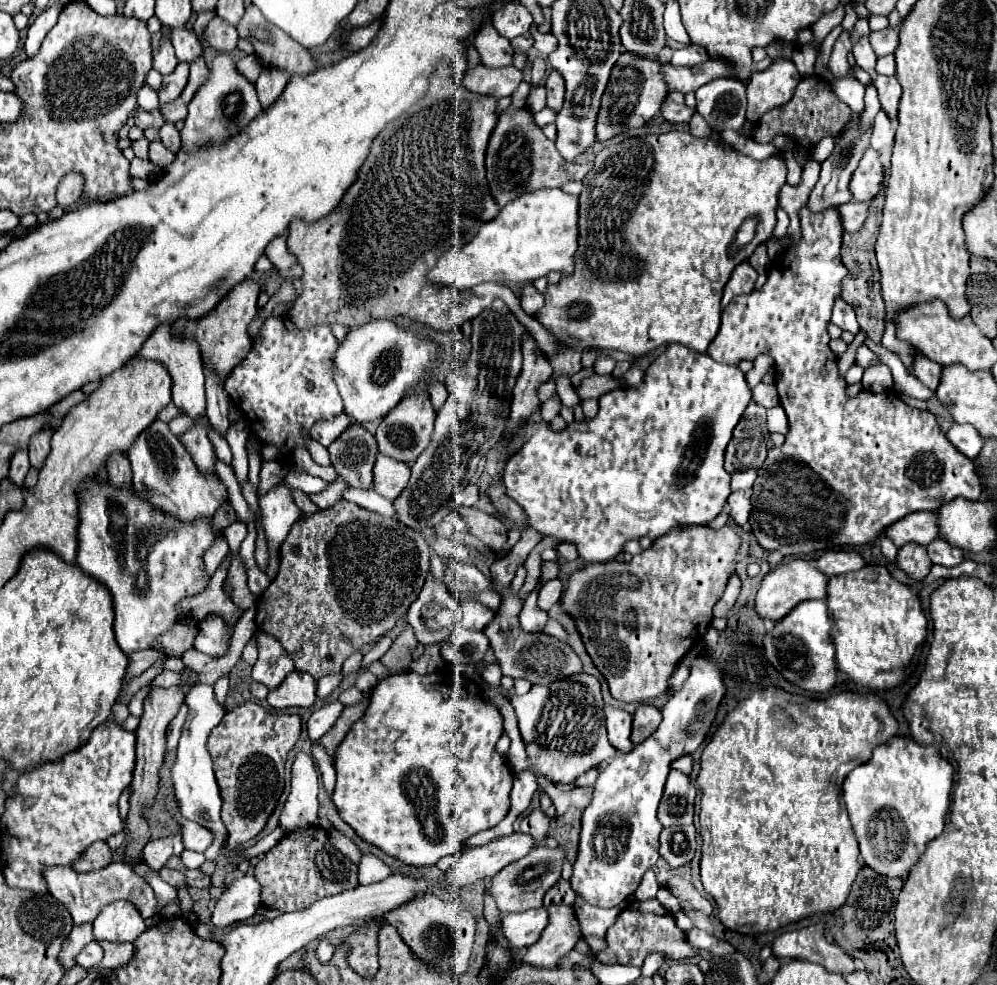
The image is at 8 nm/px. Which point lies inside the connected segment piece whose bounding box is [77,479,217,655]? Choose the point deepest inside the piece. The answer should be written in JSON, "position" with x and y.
{"position":[148,562]}

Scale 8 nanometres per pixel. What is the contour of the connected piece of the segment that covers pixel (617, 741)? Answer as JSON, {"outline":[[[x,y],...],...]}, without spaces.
{"outline":[[[605,707],[605,723],[607,723],[607,739],[609,743],[621,751],[621,753],[629,753],[633,749],[631,743],[631,715],[623,709],[615,709],[615,707]]]}

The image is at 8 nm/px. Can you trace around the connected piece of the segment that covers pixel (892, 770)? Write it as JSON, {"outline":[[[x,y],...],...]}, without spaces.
{"outline":[[[893,737],[873,749],[867,763],[847,773],[843,799],[867,867],[885,877],[907,879],[931,839],[941,835],[951,805],[953,765],[935,747],[917,745],[911,737]]]}

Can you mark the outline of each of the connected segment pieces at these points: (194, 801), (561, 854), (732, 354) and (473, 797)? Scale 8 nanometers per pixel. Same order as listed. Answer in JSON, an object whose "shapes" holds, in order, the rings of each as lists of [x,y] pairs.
{"shapes":[[[[197,683],[189,689],[187,697],[185,697],[185,705],[189,707],[189,715],[187,721],[183,725],[183,735],[179,739],[179,747],[177,747],[177,763],[171,769],[171,779],[175,785],[175,795],[179,799],[181,805],[181,815],[197,821],[201,825],[205,825],[207,829],[211,829],[215,833],[215,841],[213,845],[205,851],[205,859],[215,861],[219,859],[221,853],[221,845],[227,837],[227,829],[221,821],[221,797],[219,797],[219,787],[217,781],[213,777],[213,763],[211,757],[207,753],[207,737],[211,733],[211,729],[223,719],[225,709],[217,703],[213,687],[205,685],[205,683]]],[[[547,845],[533,847],[523,859],[513,861],[505,869],[501,869],[493,879],[487,881],[487,891],[497,899],[501,913],[521,913],[527,909],[537,909],[543,905],[543,895],[547,889],[551,889],[561,879],[561,867],[565,863],[565,849],[563,845],[557,845],[555,849],[549,849]]],[[[803,207],[799,221],[799,243],[781,251],[771,265],[767,283],[759,291],[731,299],[723,309],[721,329],[707,351],[713,361],[729,365],[755,361],[757,355],[771,355],[775,361],[775,385],[779,403],[789,419],[789,431],[785,443],[769,449],[767,459],[757,469],[749,523],[763,549],[779,551],[785,557],[829,551],[839,545],[867,545],[905,515],[923,509],[933,511],[935,499],[963,497],[975,501],[981,497],[981,479],[975,463],[947,441],[931,411],[905,405],[895,391],[861,391],[857,397],[845,393],[847,381],[839,375],[827,333],[833,301],[839,297],[841,281],[847,275],[839,253],[843,237],[841,215],[837,207],[827,207],[819,213]]],[[[403,671],[403,673],[391,675],[391,677],[385,677],[383,681],[379,681],[373,687],[369,707],[365,709],[363,717],[353,725],[351,733],[347,733],[347,737],[339,745],[339,751],[335,755],[337,785],[335,785],[335,793],[333,793],[333,803],[339,809],[341,819],[347,825],[351,825],[363,841],[379,847],[381,851],[399,859],[405,865],[415,865],[415,867],[435,865],[445,855],[461,855],[469,837],[477,835],[479,831],[495,827],[499,821],[503,821],[503,817],[509,811],[509,805],[511,805],[509,803],[509,793],[511,793],[511,787],[513,787],[513,771],[511,771],[507,759],[501,757],[495,751],[495,743],[499,741],[501,735],[503,735],[503,715],[501,715],[501,711],[495,705],[491,705],[483,697],[483,691],[477,687],[477,683],[467,679],[465,675],[441,673],[441,671],[429,673],[429,675],[419,675],[419,673],[413,673],[413,671]]]]}

